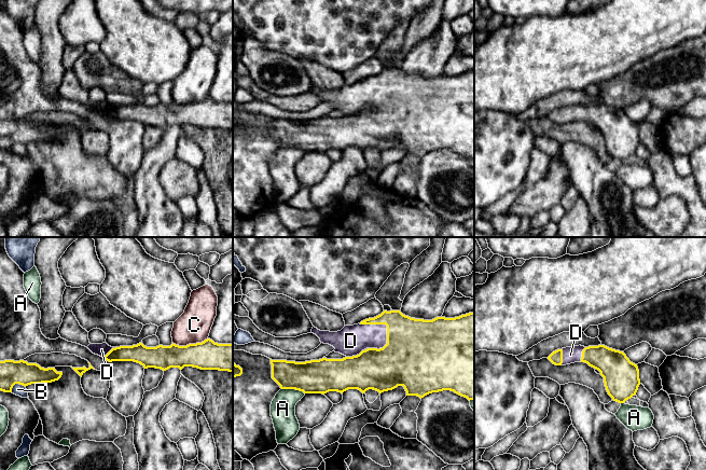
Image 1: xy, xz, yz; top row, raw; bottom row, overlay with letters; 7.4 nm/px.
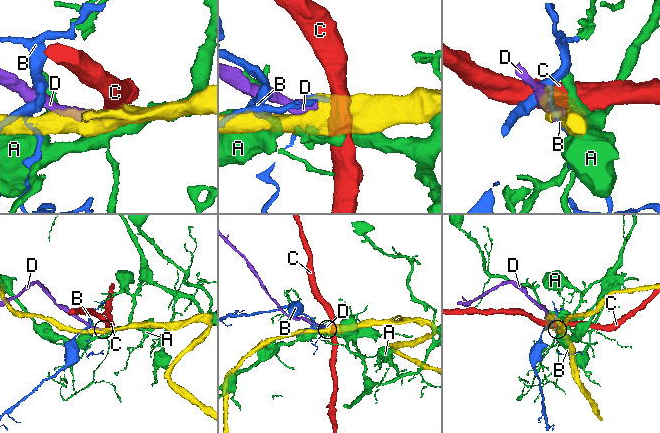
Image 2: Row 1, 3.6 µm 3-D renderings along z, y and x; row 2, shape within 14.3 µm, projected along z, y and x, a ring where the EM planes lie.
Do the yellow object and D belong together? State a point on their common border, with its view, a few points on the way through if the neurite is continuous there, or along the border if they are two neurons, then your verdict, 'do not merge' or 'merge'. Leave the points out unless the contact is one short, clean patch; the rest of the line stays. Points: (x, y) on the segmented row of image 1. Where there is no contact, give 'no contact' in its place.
xz (382, 323) | merge

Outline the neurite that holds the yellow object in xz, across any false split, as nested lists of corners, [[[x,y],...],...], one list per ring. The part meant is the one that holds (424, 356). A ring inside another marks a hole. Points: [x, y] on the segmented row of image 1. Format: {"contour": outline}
{"contour": [[[384,310],[380,315],[374,318],[365,319],[358,324],[345,326],[341,331],[337,332],[320,331],[313,327],[312,333],[316,334],[320,338],[321,343],[333,346],[335,348],[335,352],[340,352],[345,357],[343,359],[322,358],[319,360],[310,360],[305,362],[271,359],[272,378],[280,386],[281,389],[295,389],[303,391],[304,393],[322,395],[329,391],[337,391],[343,393],[348,389],[358,389],[364,393],[366,390],[373,389],[382,393],[384,391],[392,390],[398,386],[403,386],[406,391],[406,396],[417,396],[420,399],[432,392],[451,390],[461,397],[467,398],[469,401],[474,400],[474,312],[455,318],[437,317],[432,320],[424,320],[405,316],[400,310]]]}

